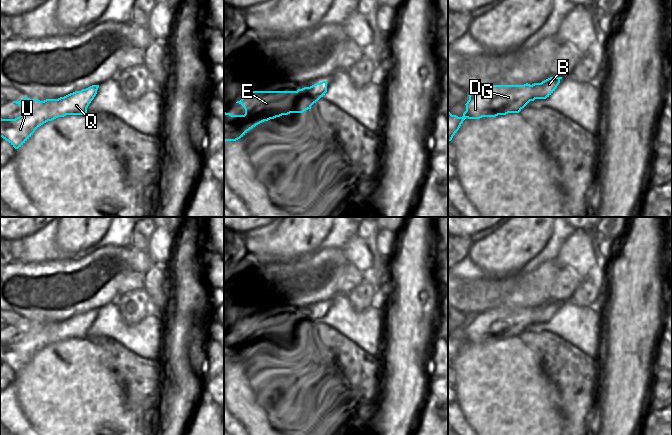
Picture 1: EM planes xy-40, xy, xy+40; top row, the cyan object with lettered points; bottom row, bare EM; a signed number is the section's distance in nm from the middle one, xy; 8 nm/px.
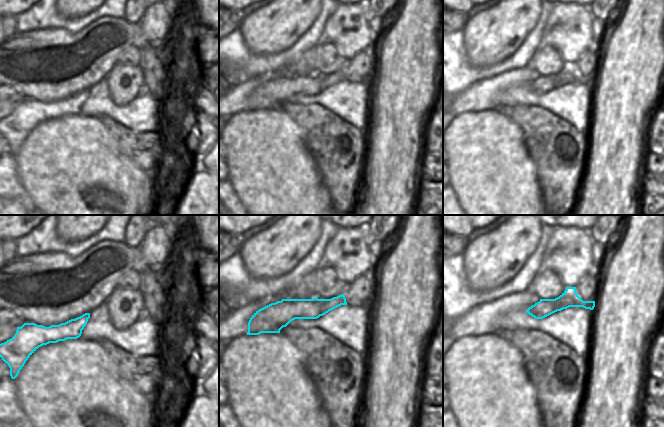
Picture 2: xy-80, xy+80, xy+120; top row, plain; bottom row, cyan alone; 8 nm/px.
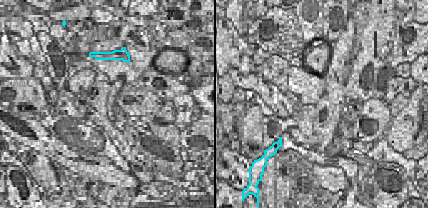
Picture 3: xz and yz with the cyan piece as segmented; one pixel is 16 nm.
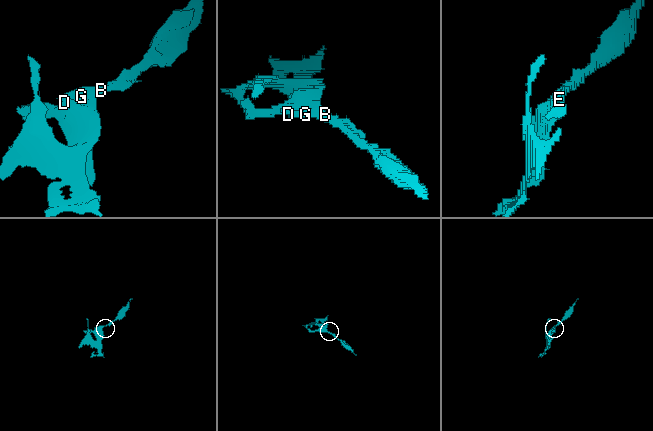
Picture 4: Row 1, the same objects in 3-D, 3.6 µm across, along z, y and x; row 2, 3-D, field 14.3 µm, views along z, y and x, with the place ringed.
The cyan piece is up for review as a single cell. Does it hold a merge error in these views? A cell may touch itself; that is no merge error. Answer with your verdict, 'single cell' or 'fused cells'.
fused cells

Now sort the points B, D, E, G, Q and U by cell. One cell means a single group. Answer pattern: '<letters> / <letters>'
B / D E G Q U

